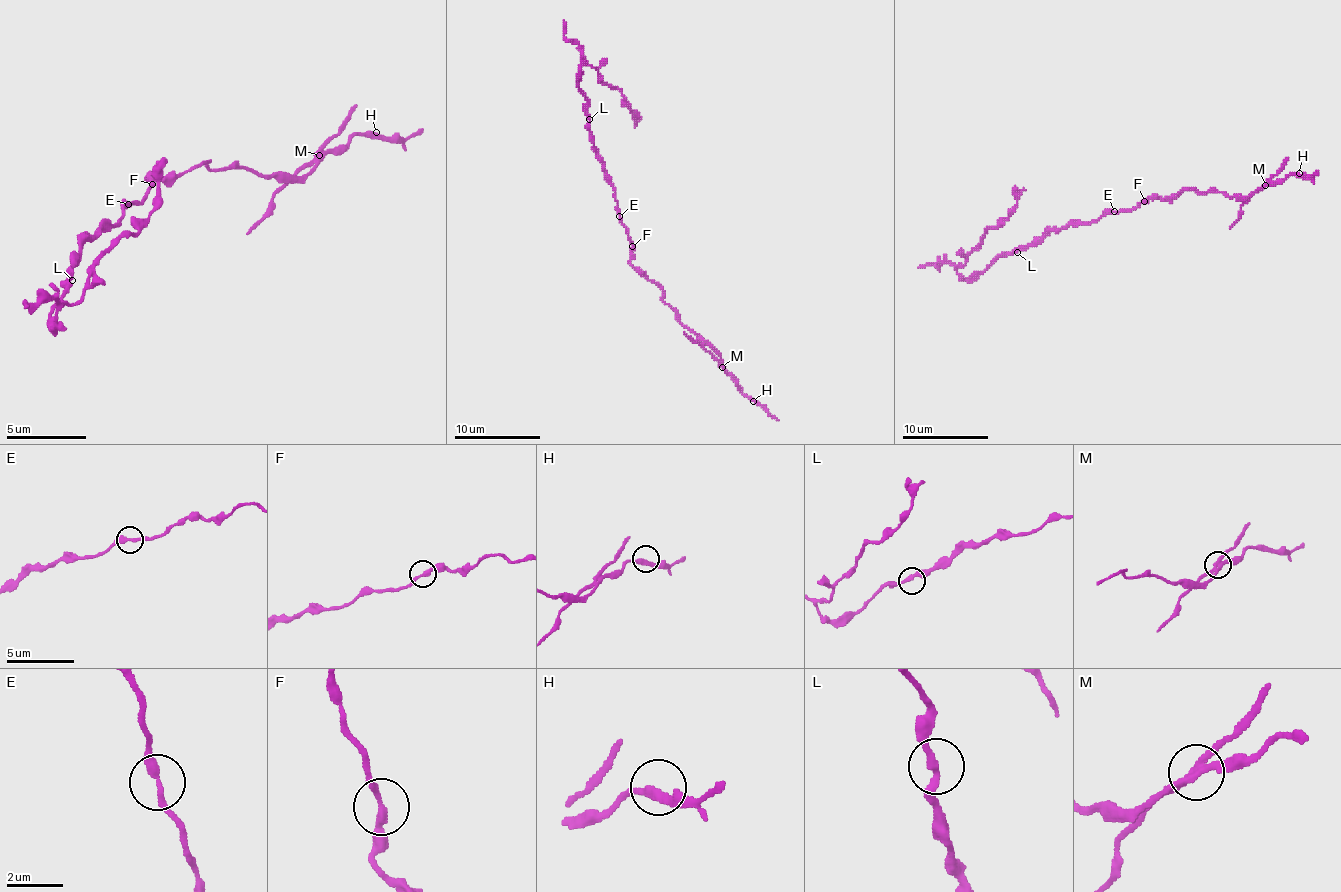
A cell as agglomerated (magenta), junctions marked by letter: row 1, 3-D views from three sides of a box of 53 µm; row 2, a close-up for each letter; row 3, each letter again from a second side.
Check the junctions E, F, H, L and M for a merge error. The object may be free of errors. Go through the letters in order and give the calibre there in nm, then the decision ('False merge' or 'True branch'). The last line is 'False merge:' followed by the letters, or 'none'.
E: Thickness 280 nm. True branch
F: Thickness 240 nm. True branch
H: Thickness 240 nm. True branch
L: Thickness 280 nm. True branch
M: Thickness 240 nm. False merge
False merge: M

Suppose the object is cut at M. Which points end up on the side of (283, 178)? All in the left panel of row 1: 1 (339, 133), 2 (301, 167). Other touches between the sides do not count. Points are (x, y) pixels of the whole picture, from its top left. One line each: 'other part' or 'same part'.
1: other part
2: other part

